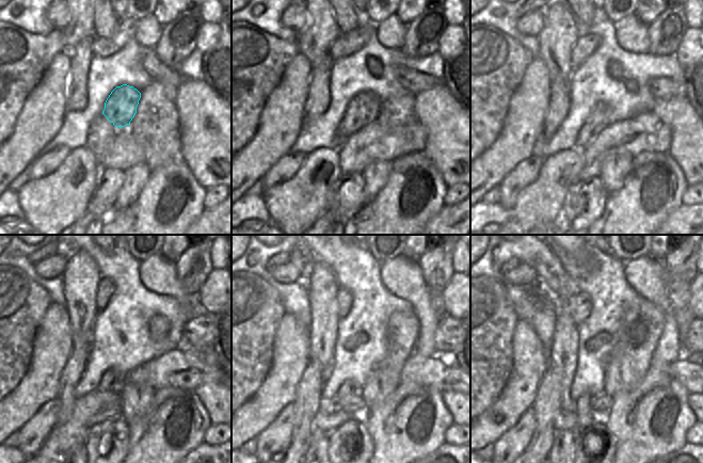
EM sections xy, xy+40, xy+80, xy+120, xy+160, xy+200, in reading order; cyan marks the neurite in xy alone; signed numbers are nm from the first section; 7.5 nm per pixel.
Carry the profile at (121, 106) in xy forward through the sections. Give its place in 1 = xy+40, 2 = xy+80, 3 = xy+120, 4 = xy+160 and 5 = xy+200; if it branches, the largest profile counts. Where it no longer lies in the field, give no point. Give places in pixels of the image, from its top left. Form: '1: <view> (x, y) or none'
1: xy+40 (364, 108)
2: xy+80 (596, 121)
3: xy+120 (110, 384)
4: xy+160 (349, 397)
5: xy+200 (589, 409)

